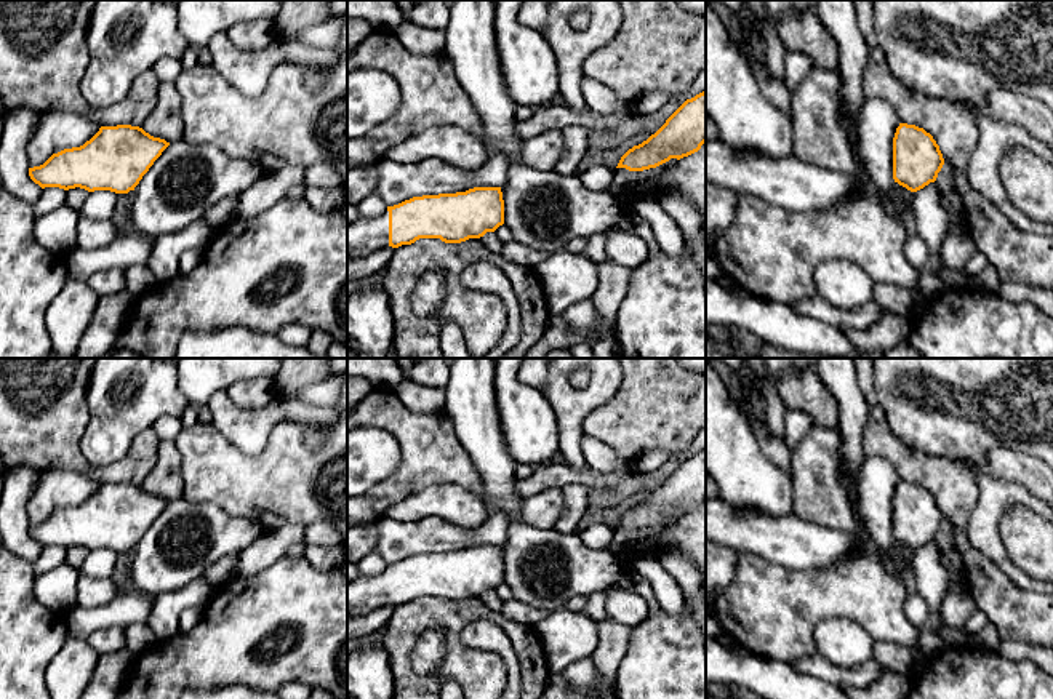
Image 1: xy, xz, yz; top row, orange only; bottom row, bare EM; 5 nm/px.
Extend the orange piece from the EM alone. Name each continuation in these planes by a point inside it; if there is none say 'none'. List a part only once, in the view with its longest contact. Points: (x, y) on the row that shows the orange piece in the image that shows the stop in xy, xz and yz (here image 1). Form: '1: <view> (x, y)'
1: xz (365, 235)

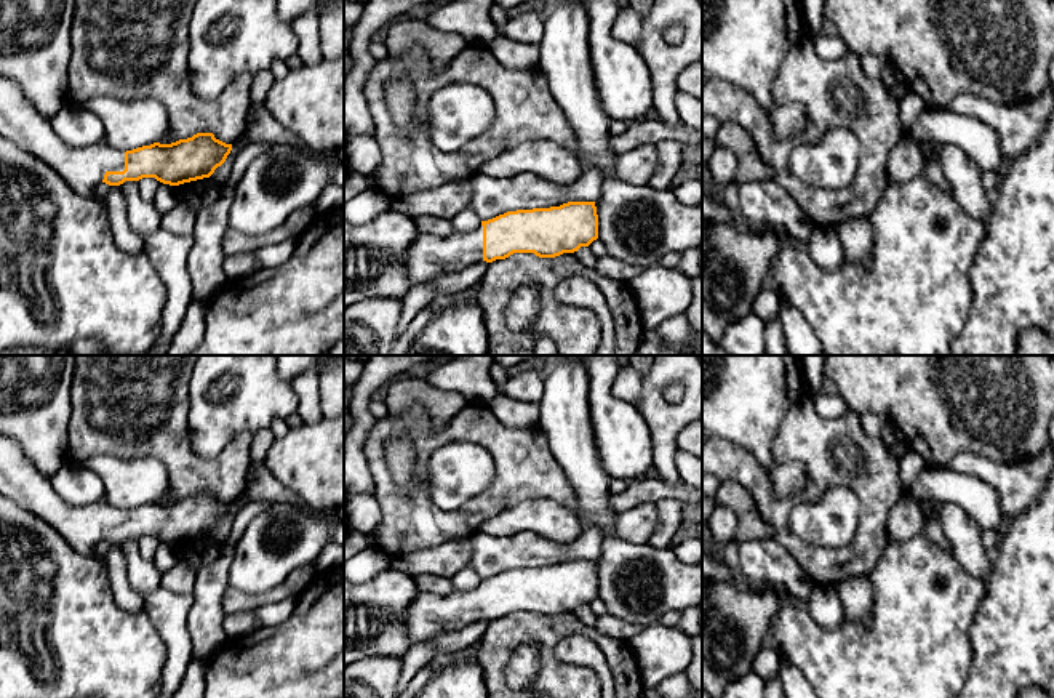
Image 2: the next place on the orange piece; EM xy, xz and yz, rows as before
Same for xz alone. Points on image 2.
1: xz (427, 256)

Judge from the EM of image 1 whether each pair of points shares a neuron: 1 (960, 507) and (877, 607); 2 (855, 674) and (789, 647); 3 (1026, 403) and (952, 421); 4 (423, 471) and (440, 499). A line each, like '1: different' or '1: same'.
1: different
2: different
3: same
4: different

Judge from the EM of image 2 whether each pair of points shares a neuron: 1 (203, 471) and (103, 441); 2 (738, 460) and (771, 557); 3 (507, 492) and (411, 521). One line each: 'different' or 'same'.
1: same
2: different
3: same

